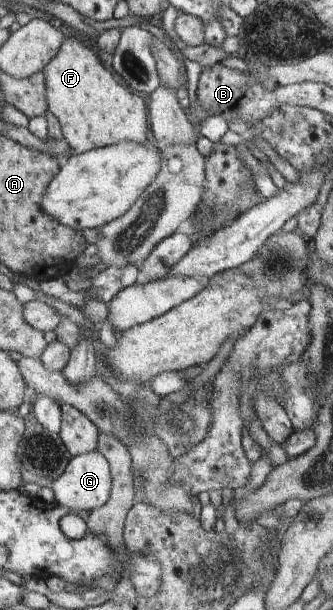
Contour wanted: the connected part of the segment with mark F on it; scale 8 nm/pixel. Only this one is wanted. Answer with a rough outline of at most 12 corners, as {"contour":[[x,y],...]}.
{"contour":[[71,33],[42,69],[74,154],[148,141],[146,101]]}

